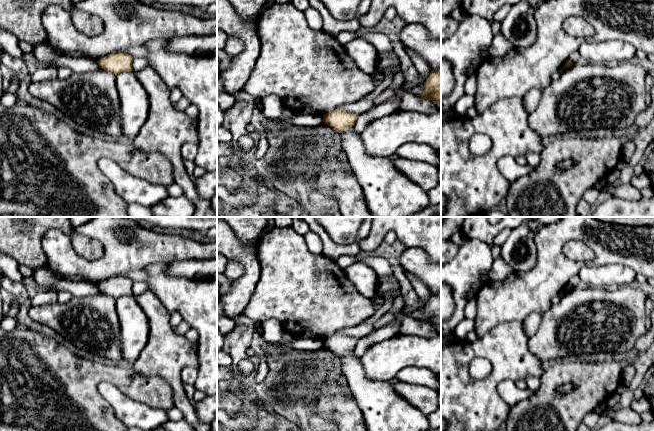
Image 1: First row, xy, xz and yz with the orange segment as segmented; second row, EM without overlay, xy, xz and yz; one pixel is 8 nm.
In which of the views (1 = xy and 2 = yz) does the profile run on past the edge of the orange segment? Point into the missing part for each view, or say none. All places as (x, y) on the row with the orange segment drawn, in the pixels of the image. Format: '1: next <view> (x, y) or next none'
1: next none
2: next none

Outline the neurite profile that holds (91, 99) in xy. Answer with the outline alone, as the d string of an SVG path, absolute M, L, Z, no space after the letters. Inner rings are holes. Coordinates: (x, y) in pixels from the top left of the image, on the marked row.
M107 70L73 72L64 80L31 82L28 90L88 129L114 139L123 136L116 75Z

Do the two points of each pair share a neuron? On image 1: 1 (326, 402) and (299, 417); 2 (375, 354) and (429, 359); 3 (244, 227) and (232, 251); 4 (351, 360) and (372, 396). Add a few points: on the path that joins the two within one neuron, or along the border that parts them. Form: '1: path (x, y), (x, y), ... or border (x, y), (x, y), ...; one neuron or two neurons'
1: border (308, 405), (315, 414); two neurons
2: path (388, 354), (416, 354); one neuron
3: border (230, 227), (241, 240), (257, 245); two neurons
4: path (352, 369), (356, 380), (363, 387); one neuron

